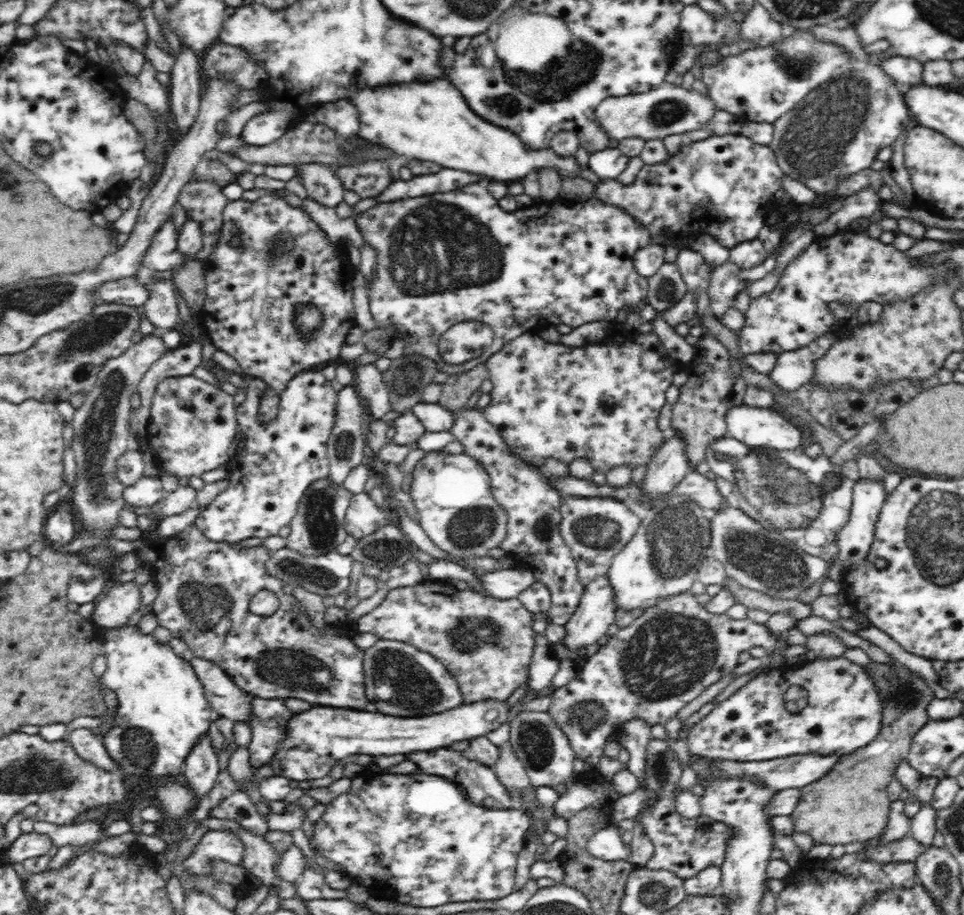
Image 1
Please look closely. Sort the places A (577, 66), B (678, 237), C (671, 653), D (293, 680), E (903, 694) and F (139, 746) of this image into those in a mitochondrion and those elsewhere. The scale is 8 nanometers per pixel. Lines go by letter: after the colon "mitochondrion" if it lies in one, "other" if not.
A: mitochondrion
B: other
C: mitochondrion
D: mitochondrion
E: mitochondrion
F: mitochondrion

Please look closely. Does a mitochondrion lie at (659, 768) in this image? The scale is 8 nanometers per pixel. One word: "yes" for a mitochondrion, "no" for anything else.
yes

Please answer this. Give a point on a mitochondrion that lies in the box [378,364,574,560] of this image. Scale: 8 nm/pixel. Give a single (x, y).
(469, 527)

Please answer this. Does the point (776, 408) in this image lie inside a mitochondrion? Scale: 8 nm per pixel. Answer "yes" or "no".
no

